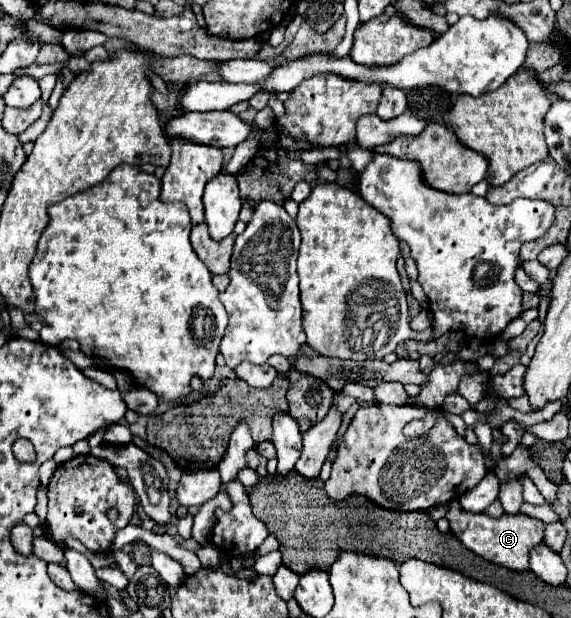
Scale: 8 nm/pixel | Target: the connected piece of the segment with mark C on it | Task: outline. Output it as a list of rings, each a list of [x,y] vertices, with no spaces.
[[[452,500],[452,504],[448,504],[448,522],[450,522],[450,530],[458,536],[458,540],[470,548],[472,552],[476,552],[478,556],[482,556],[484,560],[490,560],[494,564],[512,568],[512,570],[528,570],[528,554],[530,550],[542,542],[544,536],[544,522],[538,518],[530,518],[524,514],[504,514],[500,518],[492,518],[484,512],[474,514],[474,512],[466,512],[462,510],[458,500]]]

